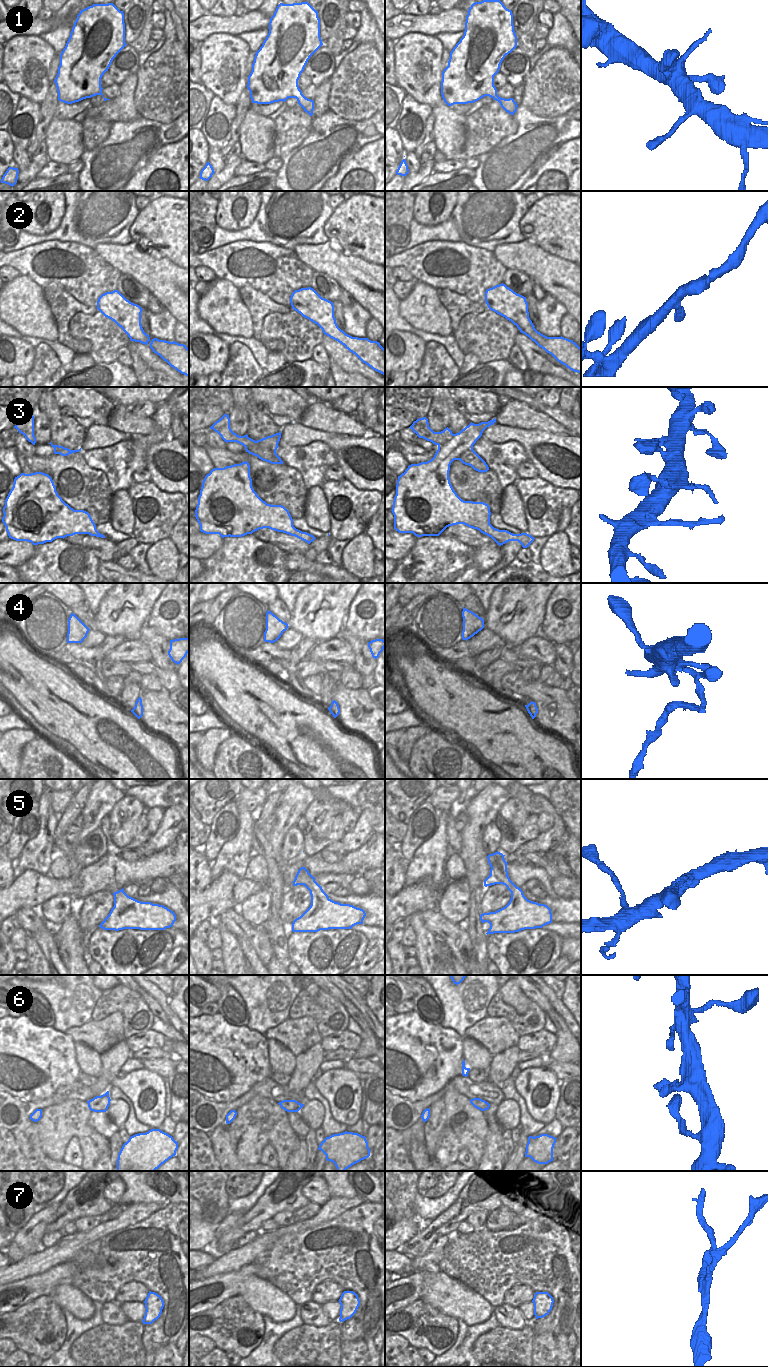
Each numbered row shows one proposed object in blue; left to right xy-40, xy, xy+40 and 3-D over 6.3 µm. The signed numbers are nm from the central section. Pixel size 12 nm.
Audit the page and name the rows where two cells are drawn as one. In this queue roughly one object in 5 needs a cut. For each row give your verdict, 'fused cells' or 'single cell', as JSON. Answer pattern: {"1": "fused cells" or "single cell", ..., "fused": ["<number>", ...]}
{"1": "single cell", "2": "single cell", "3": "single cell", "4": "fused cells", "5": "single cell", "6": "single cell", "7": "single cell", "fused": ["4"]}

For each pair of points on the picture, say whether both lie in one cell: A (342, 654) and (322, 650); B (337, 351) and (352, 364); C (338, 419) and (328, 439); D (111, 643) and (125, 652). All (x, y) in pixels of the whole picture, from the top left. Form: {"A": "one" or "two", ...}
{"A": "one", "B": "one", "C": "two", "D": "two"}

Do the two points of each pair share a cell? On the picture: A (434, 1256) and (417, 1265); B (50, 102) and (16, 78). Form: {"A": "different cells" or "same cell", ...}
{"A": "same cell", "B": "different cells"}

